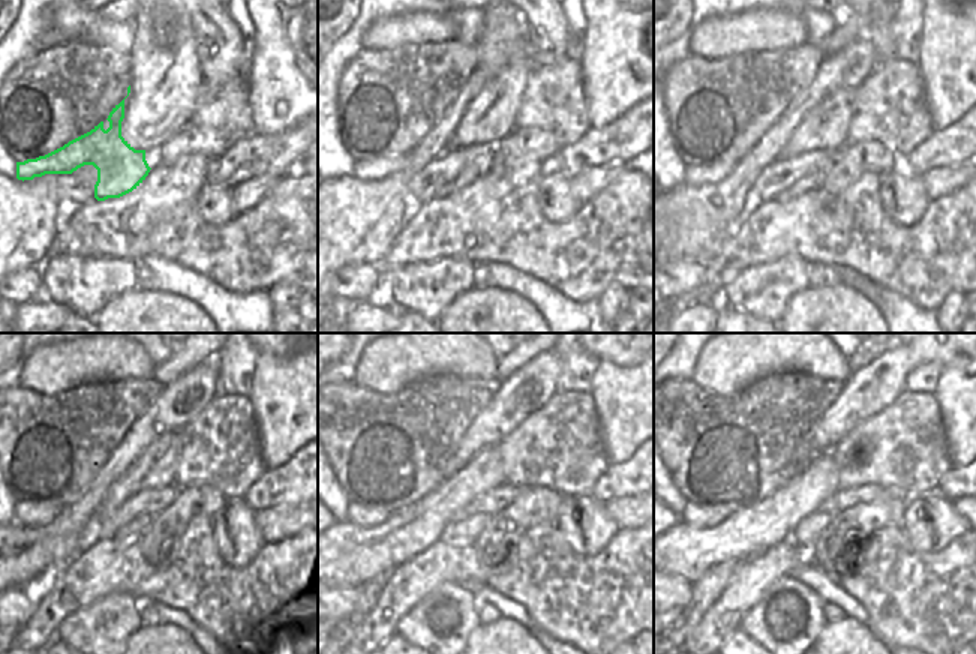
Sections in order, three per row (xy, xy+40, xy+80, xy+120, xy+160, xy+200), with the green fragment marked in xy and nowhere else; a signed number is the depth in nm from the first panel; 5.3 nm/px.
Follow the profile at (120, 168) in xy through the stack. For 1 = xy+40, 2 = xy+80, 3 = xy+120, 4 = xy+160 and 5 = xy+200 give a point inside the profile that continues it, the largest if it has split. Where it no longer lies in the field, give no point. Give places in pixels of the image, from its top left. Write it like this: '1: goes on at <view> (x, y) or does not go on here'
1: goes on at xy+40 (384, 168)
2: goes on at xy+80 (720, 168)
3: goes on at xy+120 (33, 506)
4: goes on at xy+160 (360, 506)
5: goes on at xy+200 (696, 507)

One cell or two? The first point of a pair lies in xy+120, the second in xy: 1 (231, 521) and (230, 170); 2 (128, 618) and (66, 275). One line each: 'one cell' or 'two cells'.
1: two cells
2: one cell

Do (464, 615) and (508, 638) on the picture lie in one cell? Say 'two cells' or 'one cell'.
two cells

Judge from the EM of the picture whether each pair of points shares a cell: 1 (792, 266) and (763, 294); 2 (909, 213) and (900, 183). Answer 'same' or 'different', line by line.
1: same
2: same

